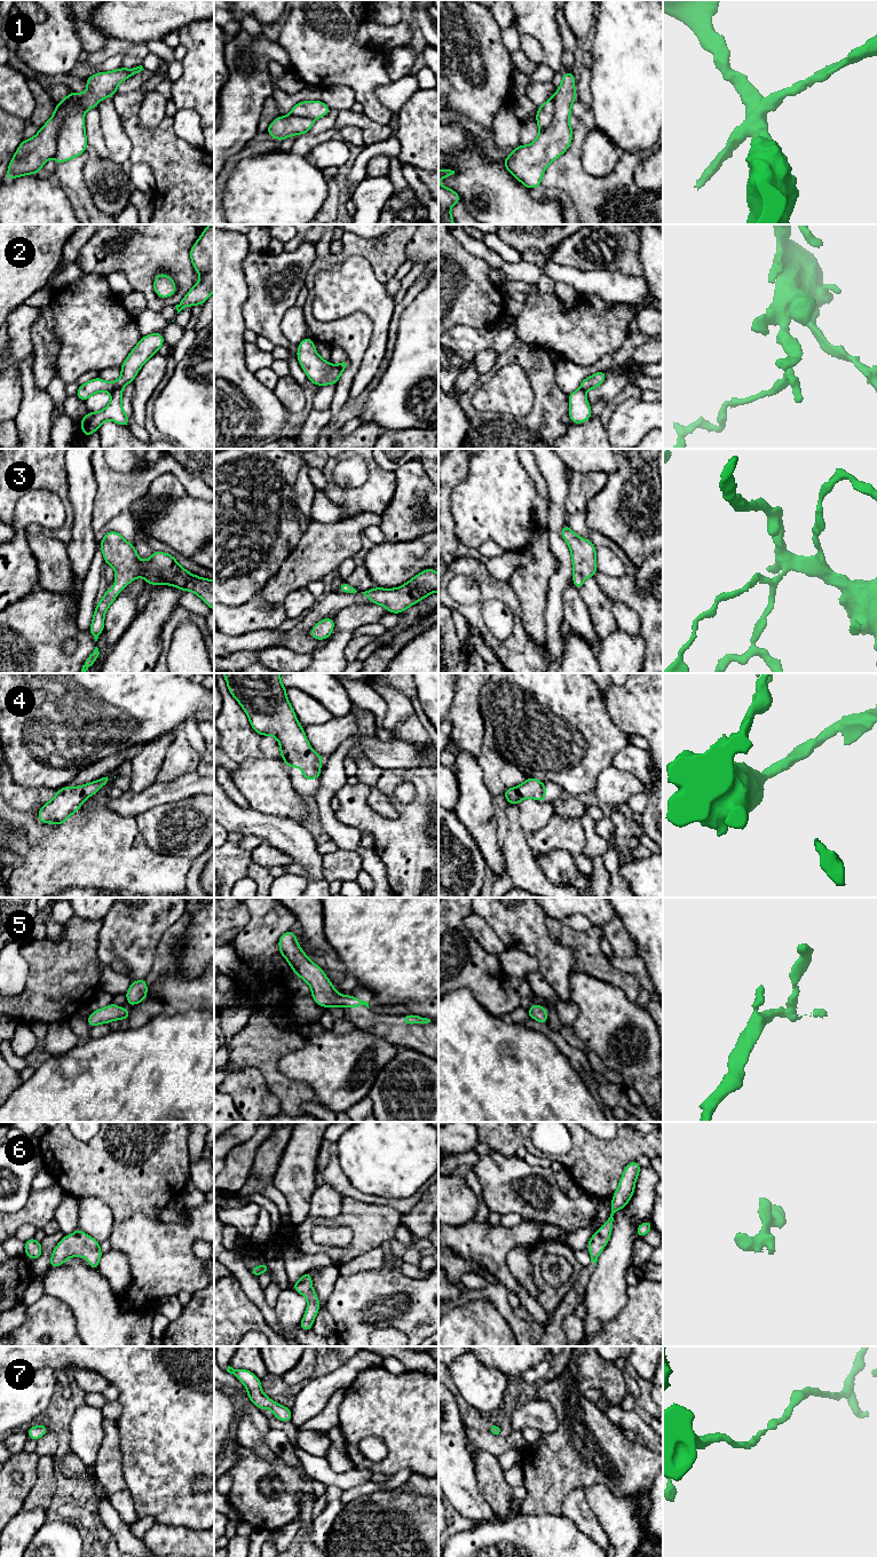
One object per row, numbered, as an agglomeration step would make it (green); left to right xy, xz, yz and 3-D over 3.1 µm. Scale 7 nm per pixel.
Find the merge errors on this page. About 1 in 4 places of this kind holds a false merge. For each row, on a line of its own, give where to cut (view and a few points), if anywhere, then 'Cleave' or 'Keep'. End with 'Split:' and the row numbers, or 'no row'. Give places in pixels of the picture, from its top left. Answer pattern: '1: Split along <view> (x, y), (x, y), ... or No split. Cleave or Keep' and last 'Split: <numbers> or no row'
1: Split along xy (63, 108), (64, 116), (58, 127), (57, 150), (53, 156). Cleave
2: Split along xy (121, 386), (111, 393). Cleave
3: No split. Keep
4: No split. Keep
5: No split. Keep
6: No split. Keep
7: No split. Keep
Split: 1, 2

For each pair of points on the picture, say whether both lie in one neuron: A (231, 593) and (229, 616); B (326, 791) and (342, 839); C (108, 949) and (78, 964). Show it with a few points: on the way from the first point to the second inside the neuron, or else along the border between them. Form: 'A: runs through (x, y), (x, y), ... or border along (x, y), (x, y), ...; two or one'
A: border along (255, 595), (237, 606), (226, 606); two
B: runs through (325, 803), (325, 815), (333, 828); one
C: border along (100, 929), (97, 958), (102, 964); two

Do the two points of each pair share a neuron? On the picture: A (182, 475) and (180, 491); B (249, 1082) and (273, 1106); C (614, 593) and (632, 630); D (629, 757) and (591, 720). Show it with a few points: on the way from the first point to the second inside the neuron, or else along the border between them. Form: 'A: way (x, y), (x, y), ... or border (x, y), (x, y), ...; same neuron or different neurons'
A: border (155, 477), (164, 473), (172, 473), (188, 495); different neurons
B: way (254, 1088), (267, 1100); same neuron
C: border (614, 602), (625, 603), (640, 618); different neurons
D: border (627, 742), (615, 755), (611, 765); different neurons

